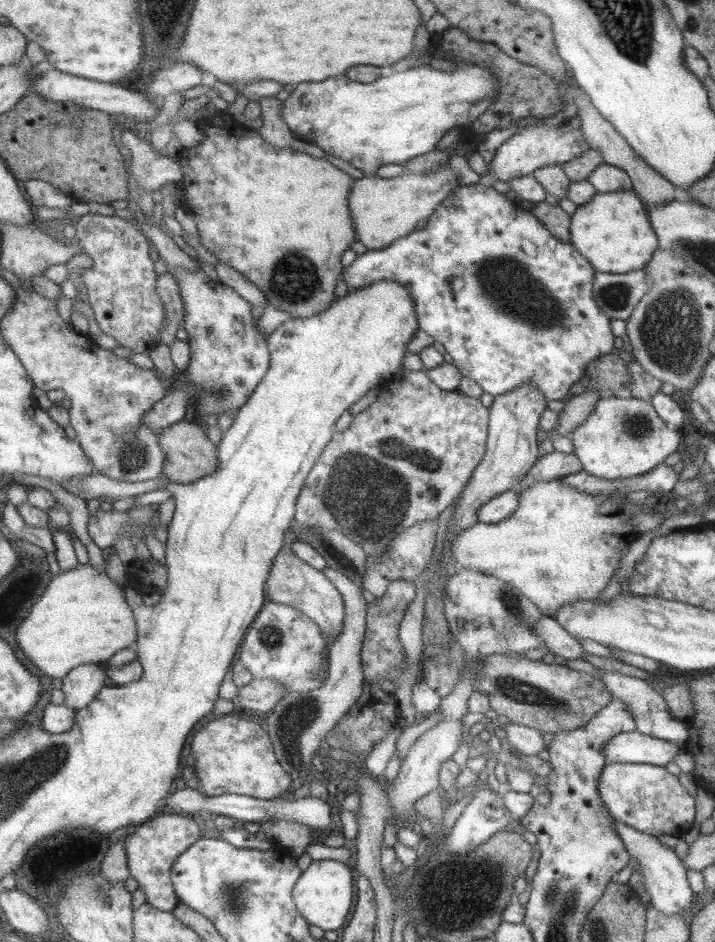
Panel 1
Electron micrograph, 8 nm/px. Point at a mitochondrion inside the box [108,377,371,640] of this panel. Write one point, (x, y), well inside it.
(133, 454)

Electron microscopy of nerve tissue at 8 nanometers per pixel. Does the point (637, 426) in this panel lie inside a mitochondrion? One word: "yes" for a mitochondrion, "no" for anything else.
yes

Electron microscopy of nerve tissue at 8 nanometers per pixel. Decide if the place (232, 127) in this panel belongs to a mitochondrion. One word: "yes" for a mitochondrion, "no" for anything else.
no

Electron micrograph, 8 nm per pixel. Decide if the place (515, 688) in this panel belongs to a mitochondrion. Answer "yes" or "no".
yes

